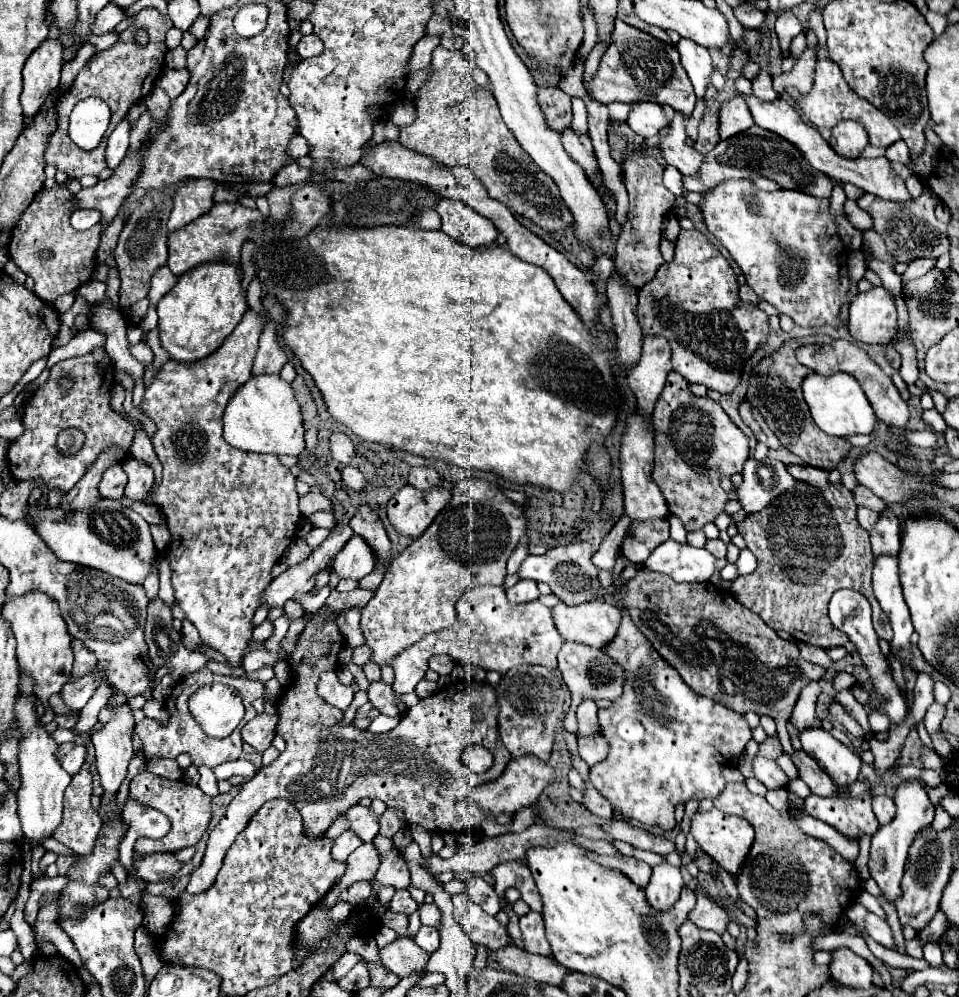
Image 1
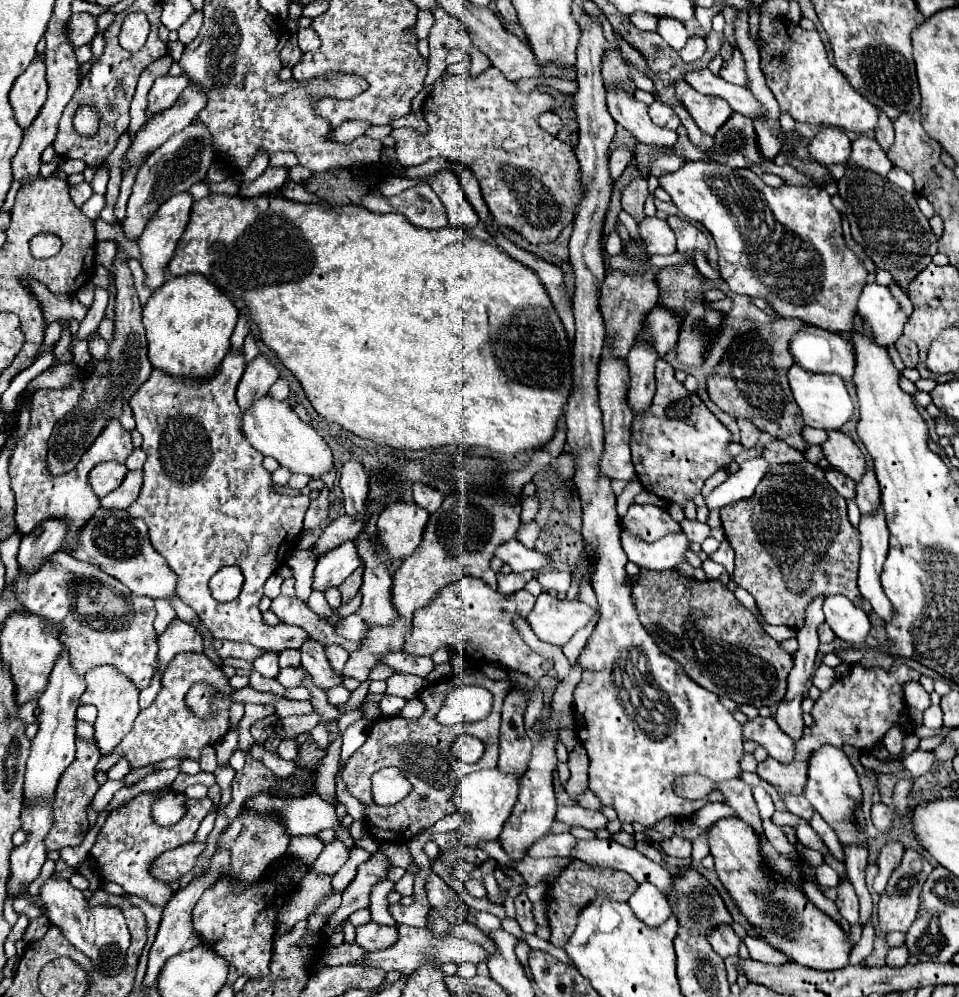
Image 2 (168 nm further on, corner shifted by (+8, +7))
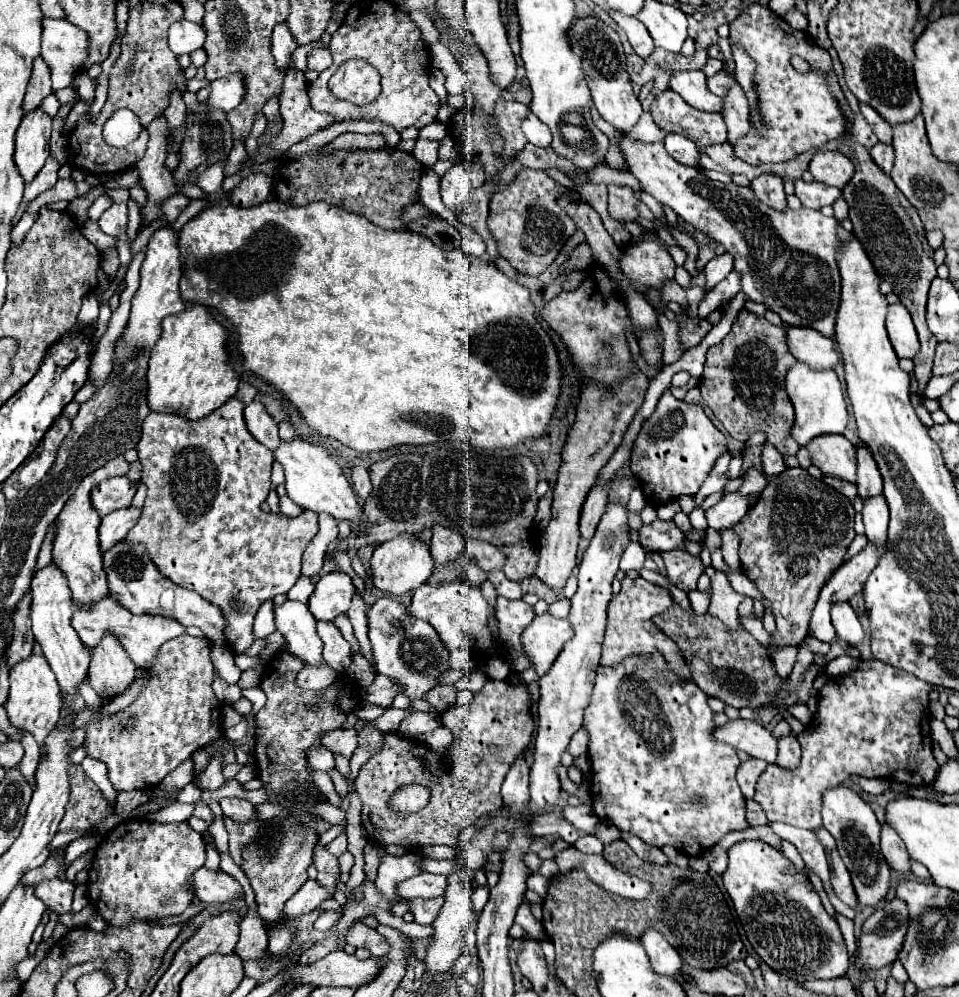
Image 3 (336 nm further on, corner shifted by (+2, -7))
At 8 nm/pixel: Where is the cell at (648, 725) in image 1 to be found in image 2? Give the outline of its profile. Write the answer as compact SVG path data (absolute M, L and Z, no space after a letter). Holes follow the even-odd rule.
M588 16L588 24L580 34L580 44L576 48L576 68L578 68L578 92L576 92L576 116L578 116L578 146L574 154L580 164L580 204L574 216L574 232L570 238L570 264L574 266L576 274L576 290L574 290L574 318L576 318L576 338L574 338L574 392L566 406L566 434L568 434L568 448L574 456L574 484L578 488L578 496L582 500L584 512L584 526L582 538L584 548L590 556L590 582L596 592L600 604L600 620L588 638L584 650L580 652L580 666L584 668L582 680L574 690L574 726L582 746L590 758L590 790L600 798L604 806L610 806L618 812L622 822L640 822L642 826L654 826L666 816L674 816L680 820L690 818L696 810L700 810L708 802L722 802L722 792L712 790L708 796L700 800L686 800L674 792L674 780L684 774L702 774L714 782L736 778L740 770L740 758L744 754L742 748L742 724L726 710L720 698L704 688L700 688L694 680L690 680L680 666L668 658L652 640L644 626L638 620L636 608L630 598L630 584L626 574L626 562L622 544L620 544L620 518L616 514L616 496L610 486L610 478L600 472L600 458L604 454L604 428L602 428L602 412L598 406L598 360L602 354L606 328L604 318L600 312L600 284L604 282L606 268L602 260L602 226L606 222L606 212L610 206L612 196L612 178L610 178L610 160L608 160L608 146L616 132L616 122L606 108L606 90L600 76L600 62L608 48L608 40L604 38L602 24L598 18Z

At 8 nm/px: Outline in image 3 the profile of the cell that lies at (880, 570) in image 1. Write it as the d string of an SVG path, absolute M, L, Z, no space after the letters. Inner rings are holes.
M880 494L878 498L864 500L862 518L864 518L864 526L866 526L866 538L872 540L880 548L880 554L884 554L886 534L888 534L888 520L890 520L886 498L882 498L882 494Z

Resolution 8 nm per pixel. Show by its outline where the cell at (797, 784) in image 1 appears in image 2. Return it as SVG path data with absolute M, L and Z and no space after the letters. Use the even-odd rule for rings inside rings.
M824 744L824 748L818 748L816 752L812 752L808 760L808 782L802 794L822 814L822 818L836 830L842 844L858 844L860 840L864 840L864 834L856 828L852 820L852 812L856 804L860 804L862 800L862 790L858 784L856 770L852 768L842 748Z

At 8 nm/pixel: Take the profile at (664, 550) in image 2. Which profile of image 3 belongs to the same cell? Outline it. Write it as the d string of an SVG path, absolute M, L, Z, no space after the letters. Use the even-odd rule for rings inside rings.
M632 542L624 554L622 554L622 560L620 560L620 570L640 570L642 564L646 560L646 550L640 546L640 542Z

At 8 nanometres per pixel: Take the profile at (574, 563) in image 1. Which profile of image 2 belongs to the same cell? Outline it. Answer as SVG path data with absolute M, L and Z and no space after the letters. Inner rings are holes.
M510 540L502 546L498 546L496 556L502 558L506 564L510 564L514 572L524 572L524 570L540 572L546 566L552 566L550 554L544 554L540 550L534 550L534 548L530 550L530 548L522 546L518 540Z

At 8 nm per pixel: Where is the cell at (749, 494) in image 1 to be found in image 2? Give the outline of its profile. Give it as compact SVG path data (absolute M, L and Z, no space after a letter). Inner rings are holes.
M762 456L746 460L736 474L730 474L724 484L720 484L718 488L712 490L712 494L706 498L706 506L710 510L718 510L730 502L750 498L754 488L758 486L758 482L768 472L768 466L770 464Z

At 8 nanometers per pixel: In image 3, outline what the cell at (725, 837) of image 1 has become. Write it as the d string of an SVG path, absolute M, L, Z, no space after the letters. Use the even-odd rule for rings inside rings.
M742 840L728 850L728 868L722 874L724 888L730 894L736 914L746 930L748 942L756 954L776 972L788 980L810 980L810 978L840 978L850 968L850 956L842 940L836 920L824 910L818 892L810 884L808 876L794 868L794 864L774 846L760 840Z

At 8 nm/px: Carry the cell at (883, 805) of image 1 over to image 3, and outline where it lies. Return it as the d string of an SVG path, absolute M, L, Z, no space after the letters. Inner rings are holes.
M882 826L882 854L886 858L886 862L890 864L892 870L896 872L910 872L910 856L906 852L906 846L902 842L902 838L898 834L894 834L894 830L890 826Z

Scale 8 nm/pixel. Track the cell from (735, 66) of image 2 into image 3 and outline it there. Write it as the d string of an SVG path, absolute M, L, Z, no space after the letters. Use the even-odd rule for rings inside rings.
M720 70L720 72L718 72L718 74L714 74L712 78L708 78L710 92L714 92L714 94L718 94L718 96L724 96L724 94L728 92L730 84L732 84L732 78L730 78L724 70Z

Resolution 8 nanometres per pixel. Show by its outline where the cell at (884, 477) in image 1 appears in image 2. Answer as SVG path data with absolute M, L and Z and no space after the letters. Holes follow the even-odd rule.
M838 430L828 432L828 440L822 444L822 450L826 460L832 464L832 468L838 468L854 482L862 480L866 472L866 456L850 436Z

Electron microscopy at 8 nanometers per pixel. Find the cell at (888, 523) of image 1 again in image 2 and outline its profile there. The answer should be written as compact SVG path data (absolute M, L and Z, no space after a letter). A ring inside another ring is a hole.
M868 458L868 468L866 468L866 474L864 478L856 484L856 504L860 508L862 514L874 514L882 500L880 500L880 488L878 488L878 480L872 472L872 460Z

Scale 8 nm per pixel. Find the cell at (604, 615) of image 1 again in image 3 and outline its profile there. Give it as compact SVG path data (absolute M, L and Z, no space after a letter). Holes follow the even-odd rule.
M548 614L538 616L522 632L522 650L528 654L538 676L544 676L558 658L562 646L574 636L568 620L558 620Z

